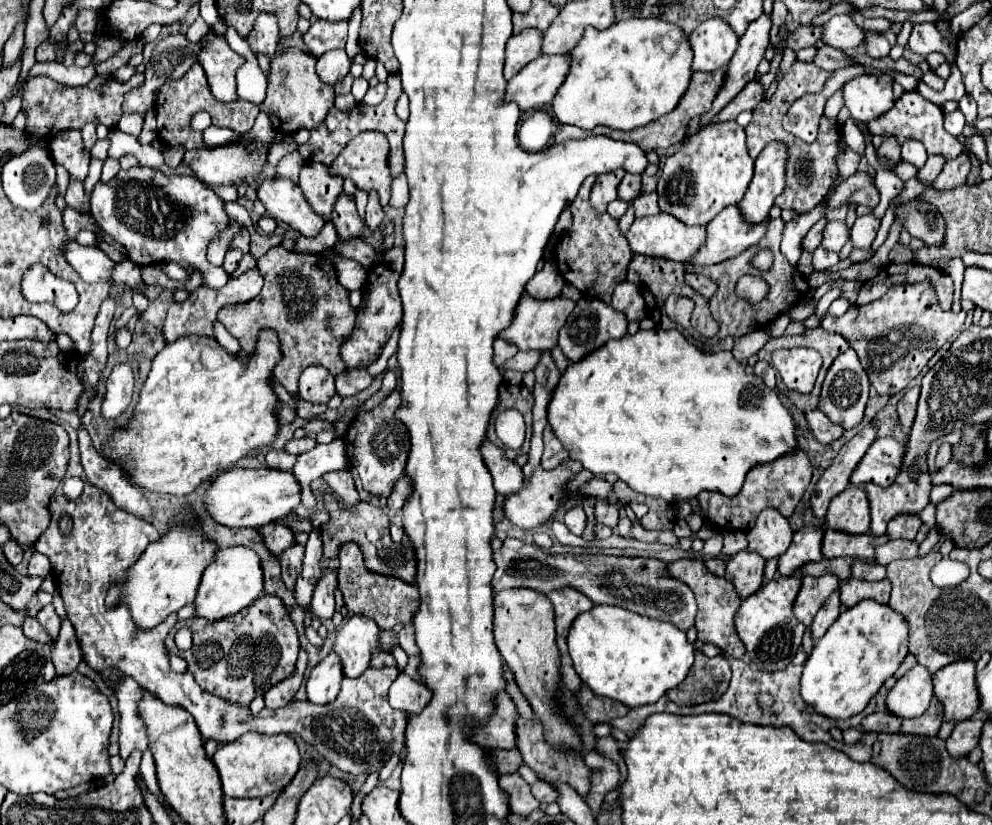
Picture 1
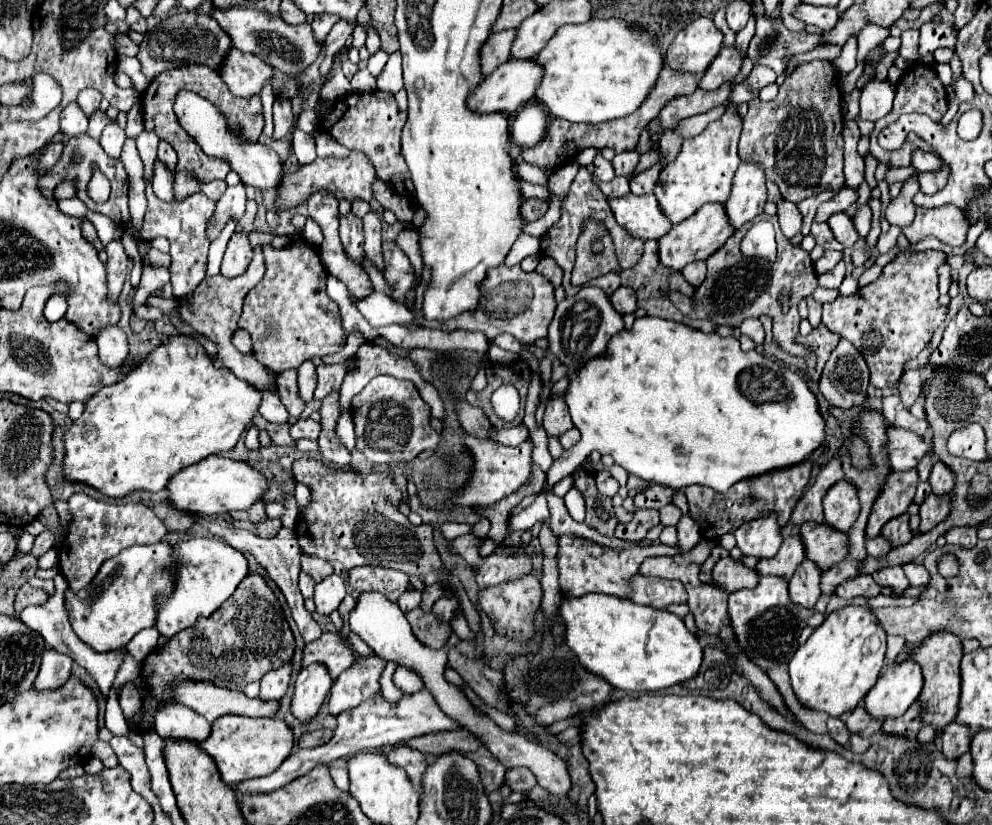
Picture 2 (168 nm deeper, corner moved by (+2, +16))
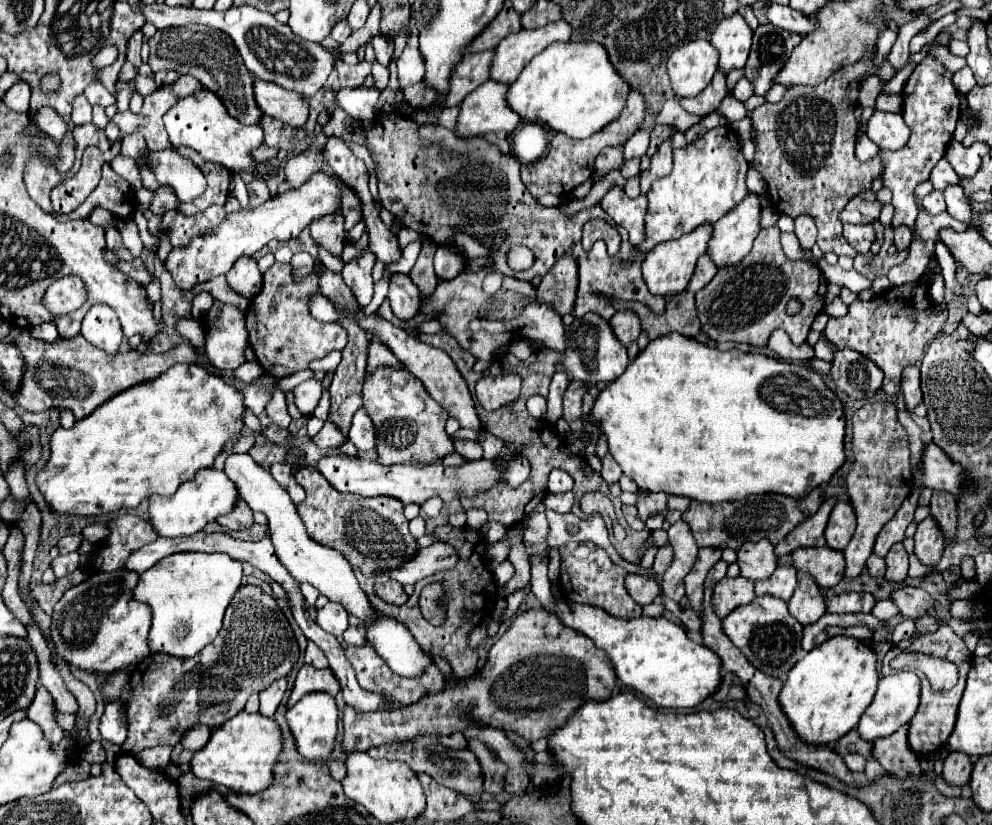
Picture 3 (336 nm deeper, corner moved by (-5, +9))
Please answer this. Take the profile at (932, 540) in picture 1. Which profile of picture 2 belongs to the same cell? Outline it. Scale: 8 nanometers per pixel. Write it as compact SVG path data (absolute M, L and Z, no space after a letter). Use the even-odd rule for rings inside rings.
M907 563L902 566L911 587L917 587L929 582L930 574L922 565Z

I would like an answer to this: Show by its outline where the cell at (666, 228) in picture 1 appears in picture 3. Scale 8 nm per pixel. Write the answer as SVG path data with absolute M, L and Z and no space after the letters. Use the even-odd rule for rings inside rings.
M613 187L601 199L601 207L607 215L621 227L629 231L629 241L633 245L641 245L647 237L645 231L645 213L647 213L647 197L639 195L637 199L629 199L623 189Z

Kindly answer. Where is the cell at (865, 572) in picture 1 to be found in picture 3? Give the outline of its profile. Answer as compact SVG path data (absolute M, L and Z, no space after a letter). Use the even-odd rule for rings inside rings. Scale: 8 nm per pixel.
M913 585L895 589L891 593L891 601L899 607L899 613L909 619L923 617L933 607L933 599L929 597L929 603L927 603L927 593L921 587L913 587Z

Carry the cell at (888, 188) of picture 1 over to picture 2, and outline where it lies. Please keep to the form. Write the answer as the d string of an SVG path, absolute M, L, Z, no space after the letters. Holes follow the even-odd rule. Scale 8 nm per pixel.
M872 80L870 90L868 90L868 84L862 90L860 118L870 120L870 122L876 122L876 120L884 118L886 112L890 112L890 108L892 108L892 100L894 100L892 84L886 82L886 80L884 82Z

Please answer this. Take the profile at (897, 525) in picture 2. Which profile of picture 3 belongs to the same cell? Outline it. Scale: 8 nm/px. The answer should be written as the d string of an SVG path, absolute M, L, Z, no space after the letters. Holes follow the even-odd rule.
M895 543L895 545L891 547L891 551L889 551L887 557L885 557L885 563L887 563L887 573L885 573L885 577L887 577L889 581L901 583L901 581L907 577L909 555L907 555L903 543Z

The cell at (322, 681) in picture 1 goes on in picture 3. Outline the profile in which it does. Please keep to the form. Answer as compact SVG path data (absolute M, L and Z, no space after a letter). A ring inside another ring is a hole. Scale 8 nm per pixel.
M313 691L313 693L307 693L305 699L297 701L297 705L293 705L289 711L287 711L287 723L289 723L289 729L297 741L297 749L303 757L311 759L311 761L319 761L319 759L325 759L327 765L329 765L329 771L331 771L331 777L335 781L343 781L345 777L345 765L337 759L327 759L329 751L333 749L333 743L335 743L335 735L337 735L337 717L339 717L339 711L337 711L337 703L335 699L325 693L325 691Z

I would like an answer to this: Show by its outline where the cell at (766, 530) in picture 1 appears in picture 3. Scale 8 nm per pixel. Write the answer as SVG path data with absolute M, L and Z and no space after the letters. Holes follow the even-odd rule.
M761 539L757 543L745 543L737 553L737 563L741 567L741 575L757 581L767 579L777 567L775 545L769 539Z

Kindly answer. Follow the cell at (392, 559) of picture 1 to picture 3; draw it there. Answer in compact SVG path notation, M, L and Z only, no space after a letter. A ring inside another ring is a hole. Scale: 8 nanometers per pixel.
M315 467L299 469L295 479L307 491L307 499L301 503L299 515L309 537L325 547L341 551L349 565L365 577L399 569L417 555L419 545L409 531L409 521L403 515L405 505L399 499L387 495L361 497L355 493L341 493Z

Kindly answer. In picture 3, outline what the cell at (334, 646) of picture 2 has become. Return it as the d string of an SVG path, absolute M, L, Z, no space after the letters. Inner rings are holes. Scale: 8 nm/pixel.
M305 663L297 673L297 681L295 681L295 687L293 687L291 697L289 697L289 707L293 707L305 693L327 691L335 697L339 693L339 689L341 689L339 681L337 681L337 677L333 675L333 671L329 667L317 669L317 667Z

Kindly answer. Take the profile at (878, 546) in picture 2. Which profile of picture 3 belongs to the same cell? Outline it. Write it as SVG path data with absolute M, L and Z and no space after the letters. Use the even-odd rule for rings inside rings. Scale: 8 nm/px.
M871 555L869 559L867 559L867 571L871 573L871 575L875 575L875 577L883 577L885 575L885 559L883 557L879 557L879 555Z

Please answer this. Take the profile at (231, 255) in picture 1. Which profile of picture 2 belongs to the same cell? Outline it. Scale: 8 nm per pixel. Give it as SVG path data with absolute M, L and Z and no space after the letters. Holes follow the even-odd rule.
M234 232L234 236L230 238L228 248L224 252L220 274L226 278L242 276L242 272L246 272L250 260L252 260L252 246L250 246L248 234Z

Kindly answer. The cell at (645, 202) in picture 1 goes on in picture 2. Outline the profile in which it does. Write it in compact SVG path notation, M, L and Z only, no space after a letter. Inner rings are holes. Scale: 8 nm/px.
M654 164L652 168L648 168L648 170L644 170L642 174L634 176L634 178L630 180L630 190L632 190L634 194L638 194L638 196L650 194L650 192L654 190L654 184L656 184L656 180L658 180L660 170L662 170L662 164Z

